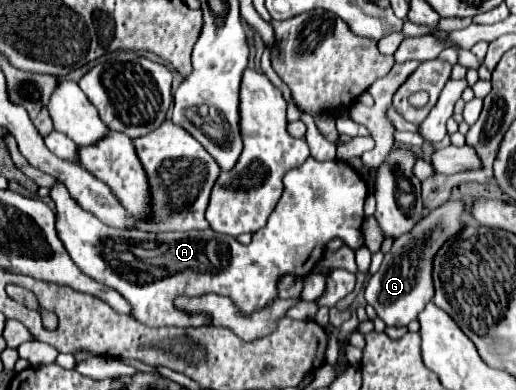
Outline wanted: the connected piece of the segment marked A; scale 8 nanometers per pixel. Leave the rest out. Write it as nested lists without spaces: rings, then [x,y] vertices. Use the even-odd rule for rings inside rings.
[[[312,156],[286,172],[284,176],[284,194],[274,208],[274,212],[268,218],[268,224],[254,232],[252,242],[248,246],[240,244],[236,238],[218,234],[214,230],[190,230],[190,232],[142,232],[142,230],[116,230],[108,228],[106,224],[100,224],[96,216],[90,212],[84,212],[68,194],[62,182],[58,182],[50,190],[50,198],[56,202],[58,214],[56,214],[56,230],[60,240],[64,242],[70,258],[76,262],[76,266],[90,278],[94,278],[100,284],[106,284],[108,288],[116,290],[120,296],[124,296],[132,308],[132,316],[152,328],[160,326],[210,326],[212,320],[210,316],[202,312],[184,312],[182,308],[174,306],[174,300],[178,296],[204,296],[204,294],[220,294],[230,300],[234,300],[234,306],[238,312],[252,314],[260,308],[266,308],[270,302],[278,300],[278,282],[284,276],[298,276],[306,278],[312,272],[312,266],[316,266],[322,258],[322,252],[326,244],[334,238],[340,236],[352,250],[364,244],[362,236],[362,220],[364,220],[364,200],[366,200],[366,184],[358,172],[342,162],[342,160],[332,160],[332,162],[318,162]]]

